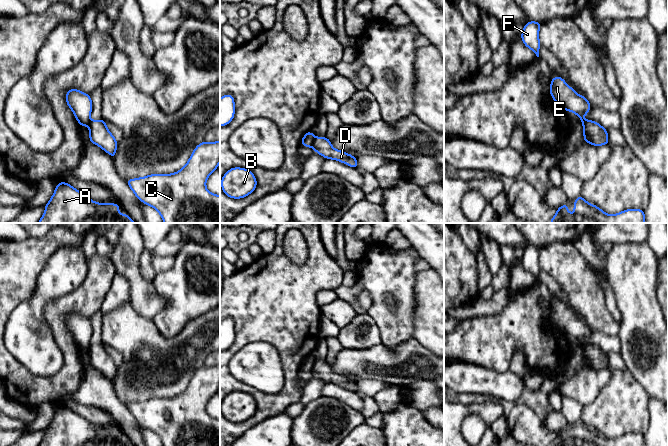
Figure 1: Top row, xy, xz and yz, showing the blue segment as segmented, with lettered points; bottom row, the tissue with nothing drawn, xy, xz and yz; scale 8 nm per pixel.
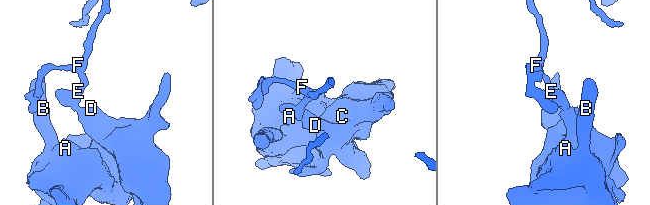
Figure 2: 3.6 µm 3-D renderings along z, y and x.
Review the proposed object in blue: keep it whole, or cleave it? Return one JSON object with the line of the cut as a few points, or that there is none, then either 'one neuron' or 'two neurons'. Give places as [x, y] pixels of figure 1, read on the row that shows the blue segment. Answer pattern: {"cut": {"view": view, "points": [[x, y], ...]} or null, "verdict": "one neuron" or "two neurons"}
{"cut": {"view": "xz", "points": [[315, 137], [311, 146]]}, "verdict": "two neurons"}

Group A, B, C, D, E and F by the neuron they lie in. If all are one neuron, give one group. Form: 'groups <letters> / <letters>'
groups A B C D / E F

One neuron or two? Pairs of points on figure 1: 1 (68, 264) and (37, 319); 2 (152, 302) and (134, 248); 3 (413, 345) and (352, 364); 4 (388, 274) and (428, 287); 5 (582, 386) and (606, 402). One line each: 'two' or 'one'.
1: one
2: one
3: one
4: two
5: two

